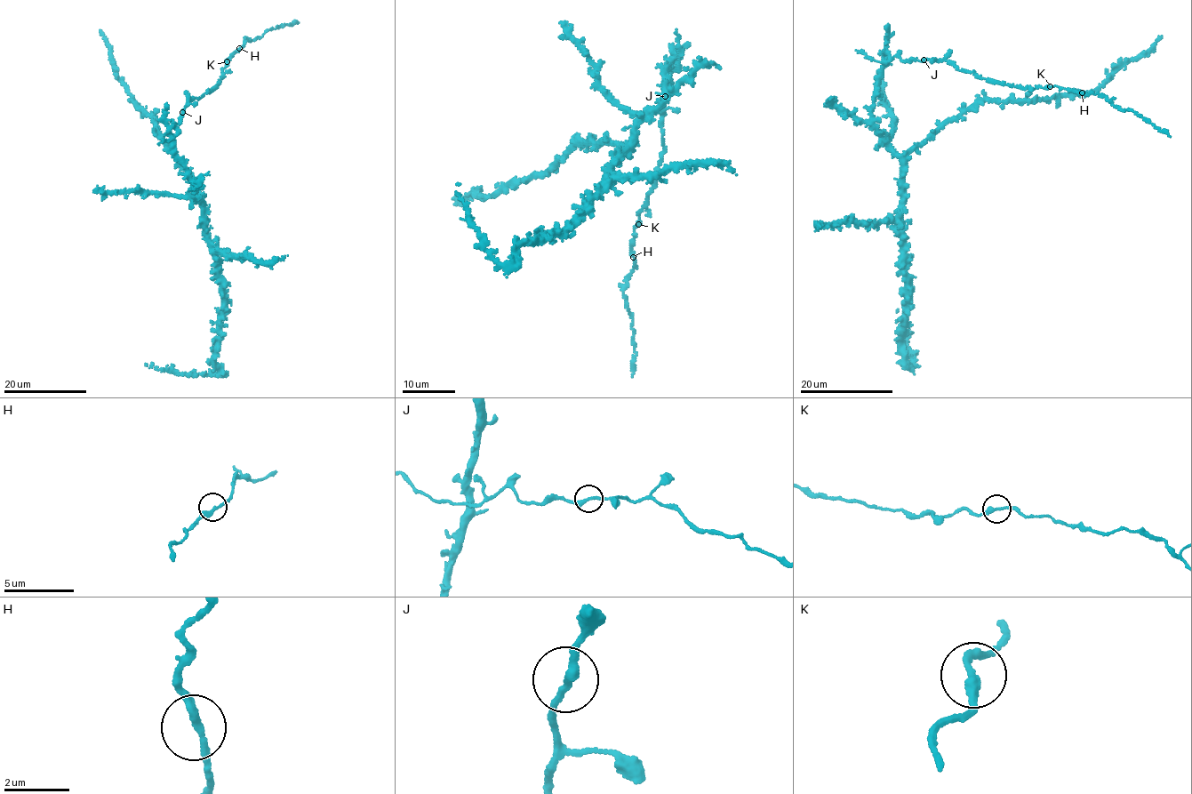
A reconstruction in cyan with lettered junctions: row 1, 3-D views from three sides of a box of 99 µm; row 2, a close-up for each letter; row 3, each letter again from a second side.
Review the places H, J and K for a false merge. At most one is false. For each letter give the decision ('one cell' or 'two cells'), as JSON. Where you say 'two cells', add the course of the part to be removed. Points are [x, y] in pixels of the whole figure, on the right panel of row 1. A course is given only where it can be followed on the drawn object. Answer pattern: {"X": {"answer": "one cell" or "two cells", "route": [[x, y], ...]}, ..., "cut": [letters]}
{"H": {"answer": "one cell"}, "J": {"answer": "one cell"}, "K": {"answer": "one cell"}, "cut": []}

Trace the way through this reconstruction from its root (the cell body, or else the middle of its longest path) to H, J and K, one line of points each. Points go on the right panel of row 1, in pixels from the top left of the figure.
H: (876, 92), (884, 52), (890, 60), (897, 56), (903, 62), (943, 60), (1002, 84), (1056, 86), (1082, 92)
J: (876, 92), (884, 52), (890, 60), (897, 56), (903, 62), (924, 60)
K: (876, 92), (884, 52), (890, 60), (897, 56), (903, 62), (943, 60), (1002, 84), (1050, 86)

